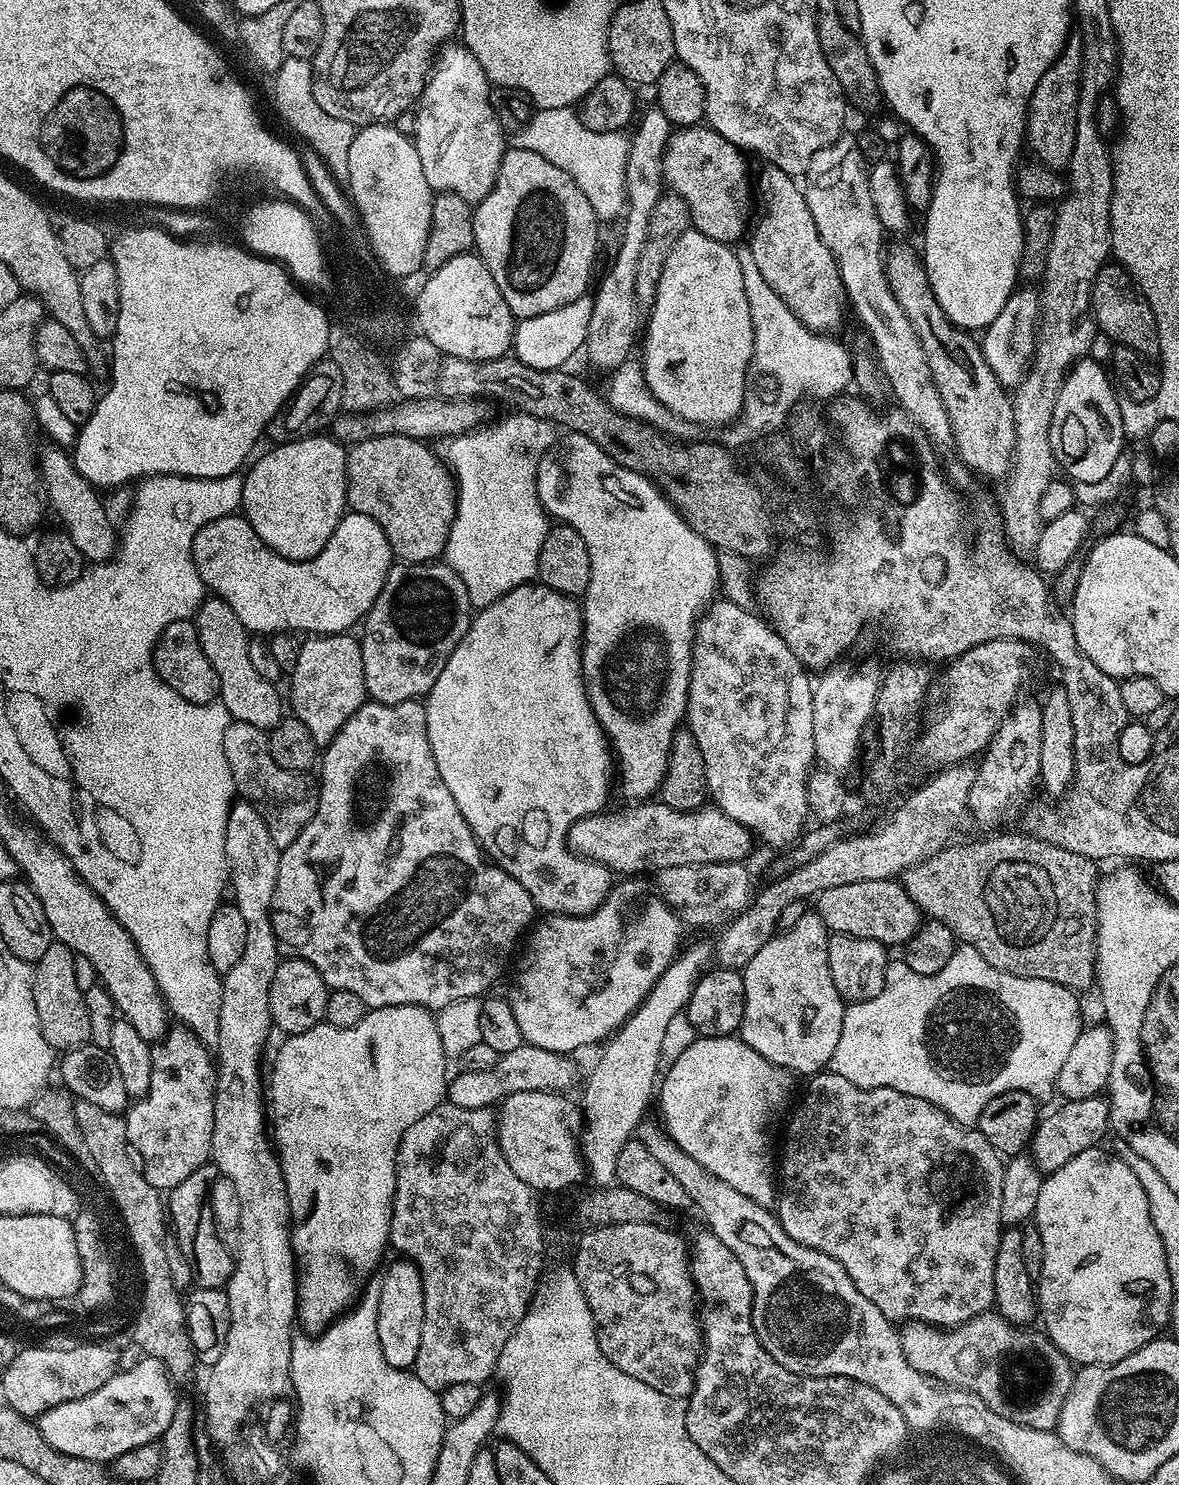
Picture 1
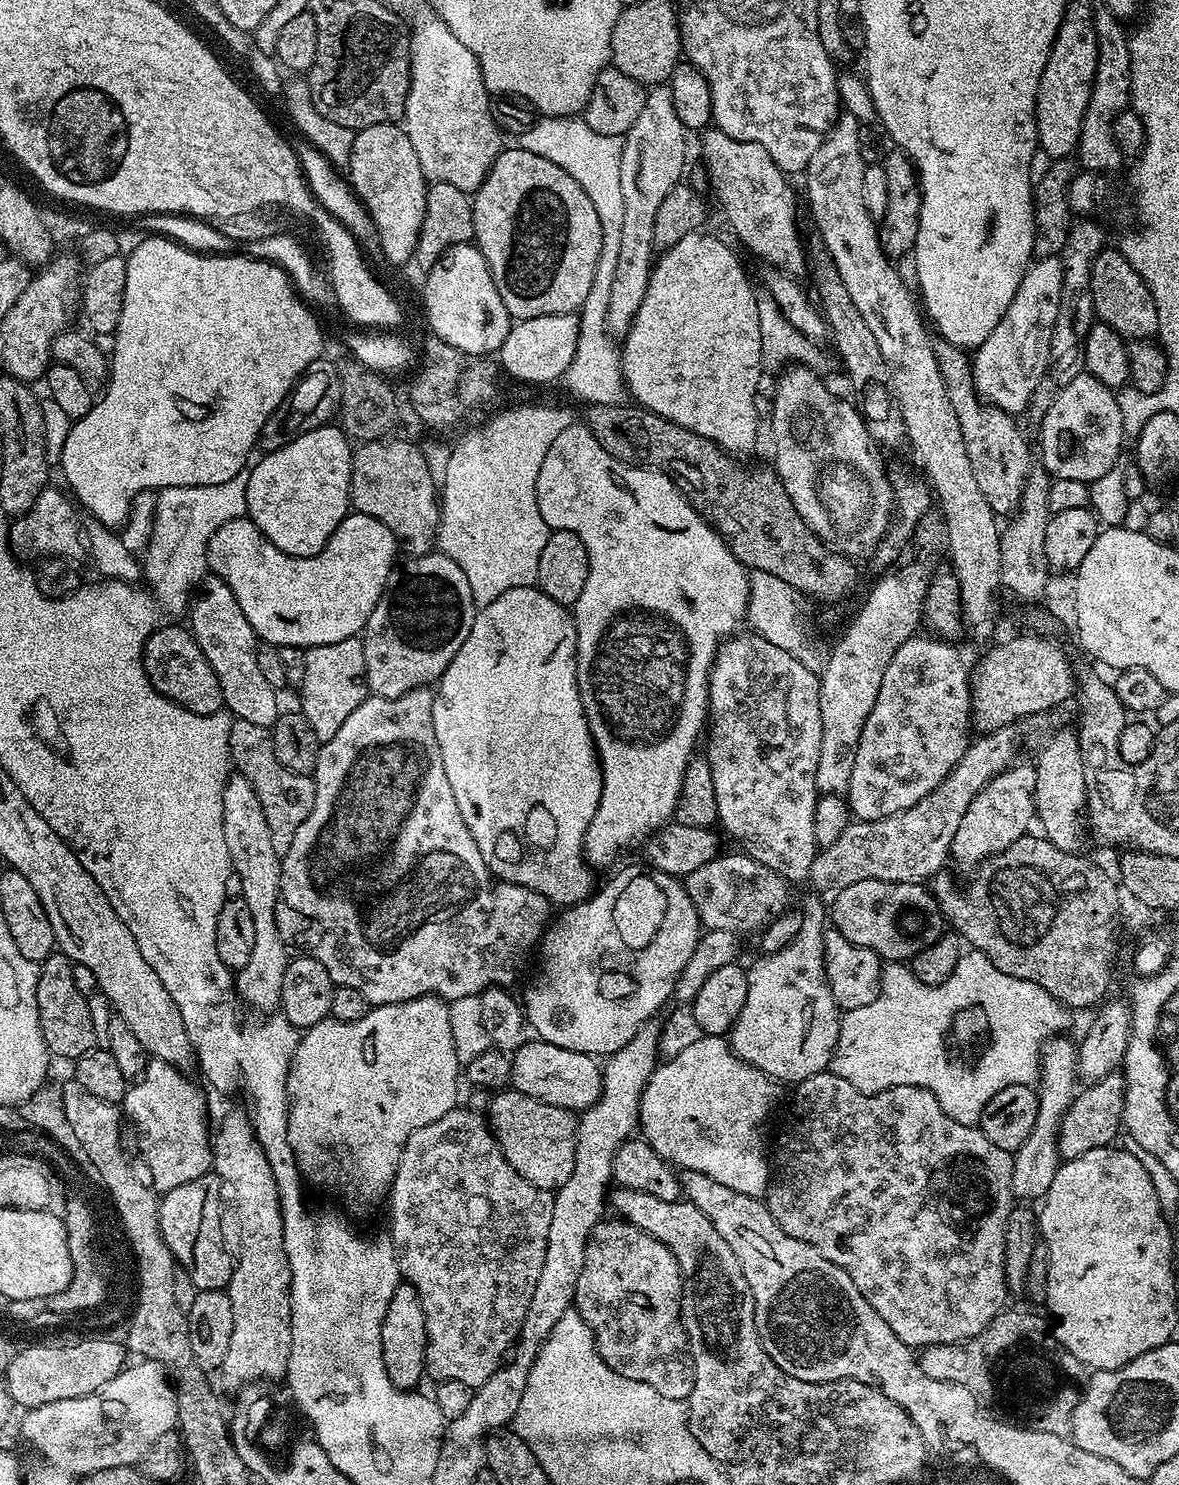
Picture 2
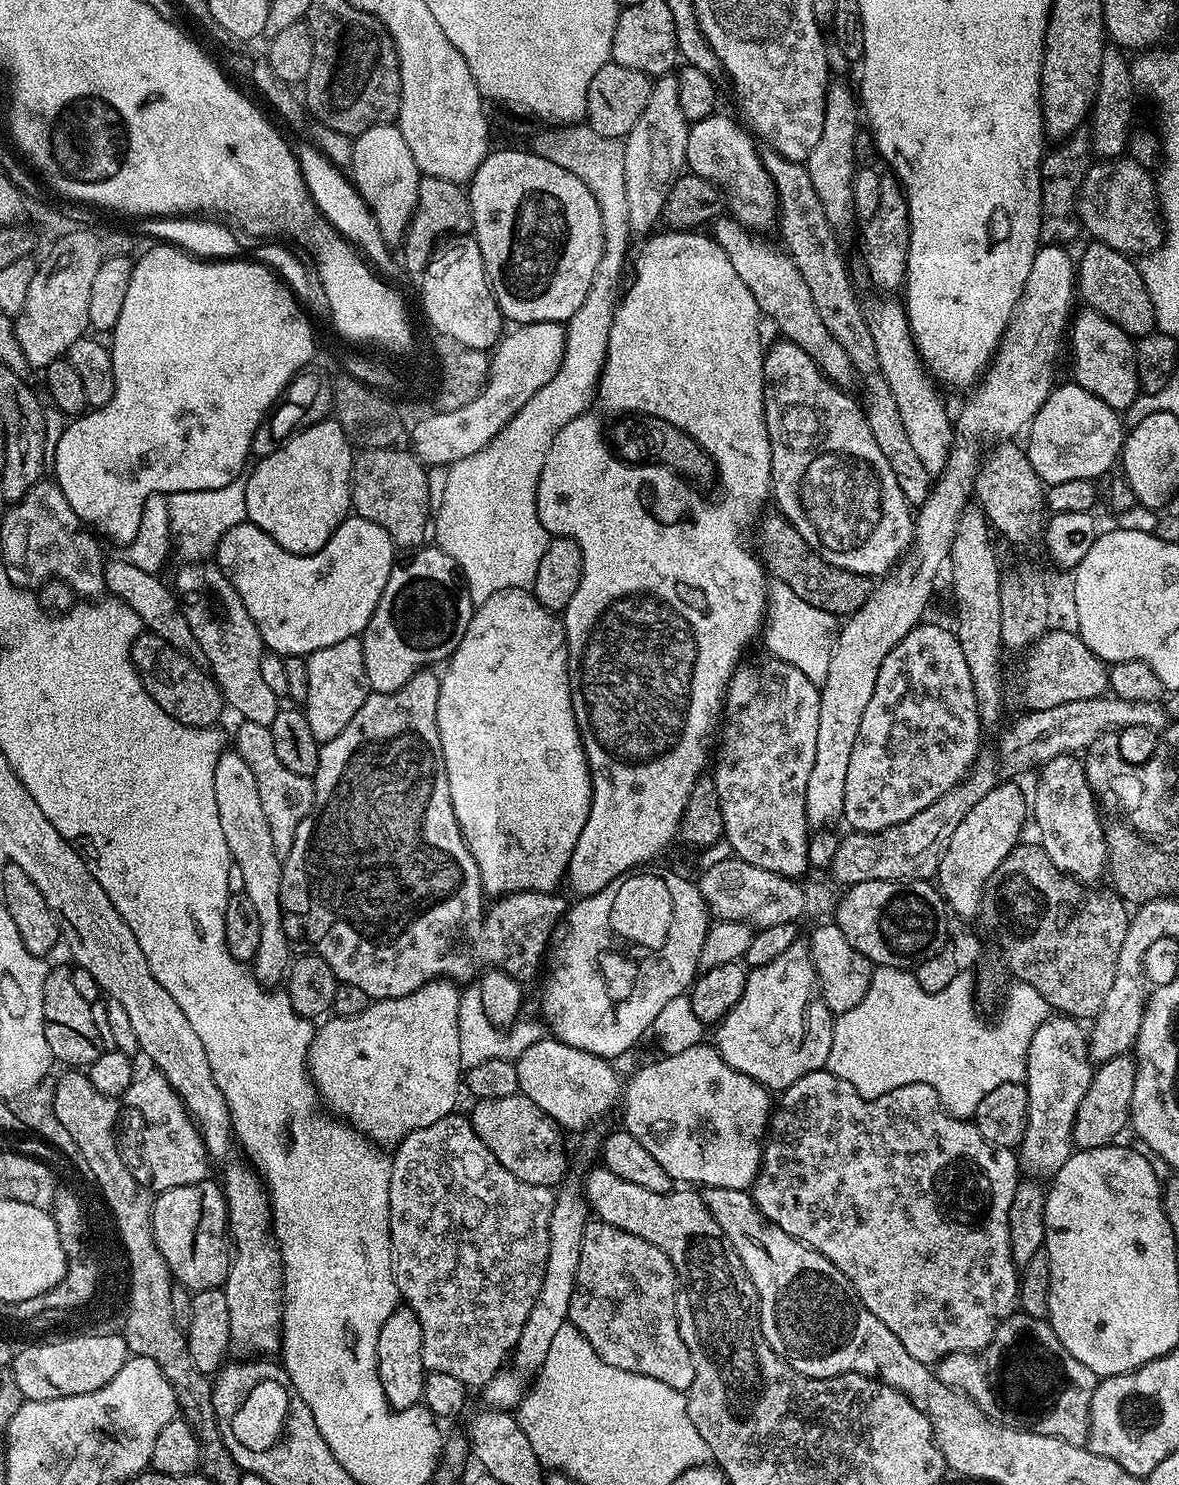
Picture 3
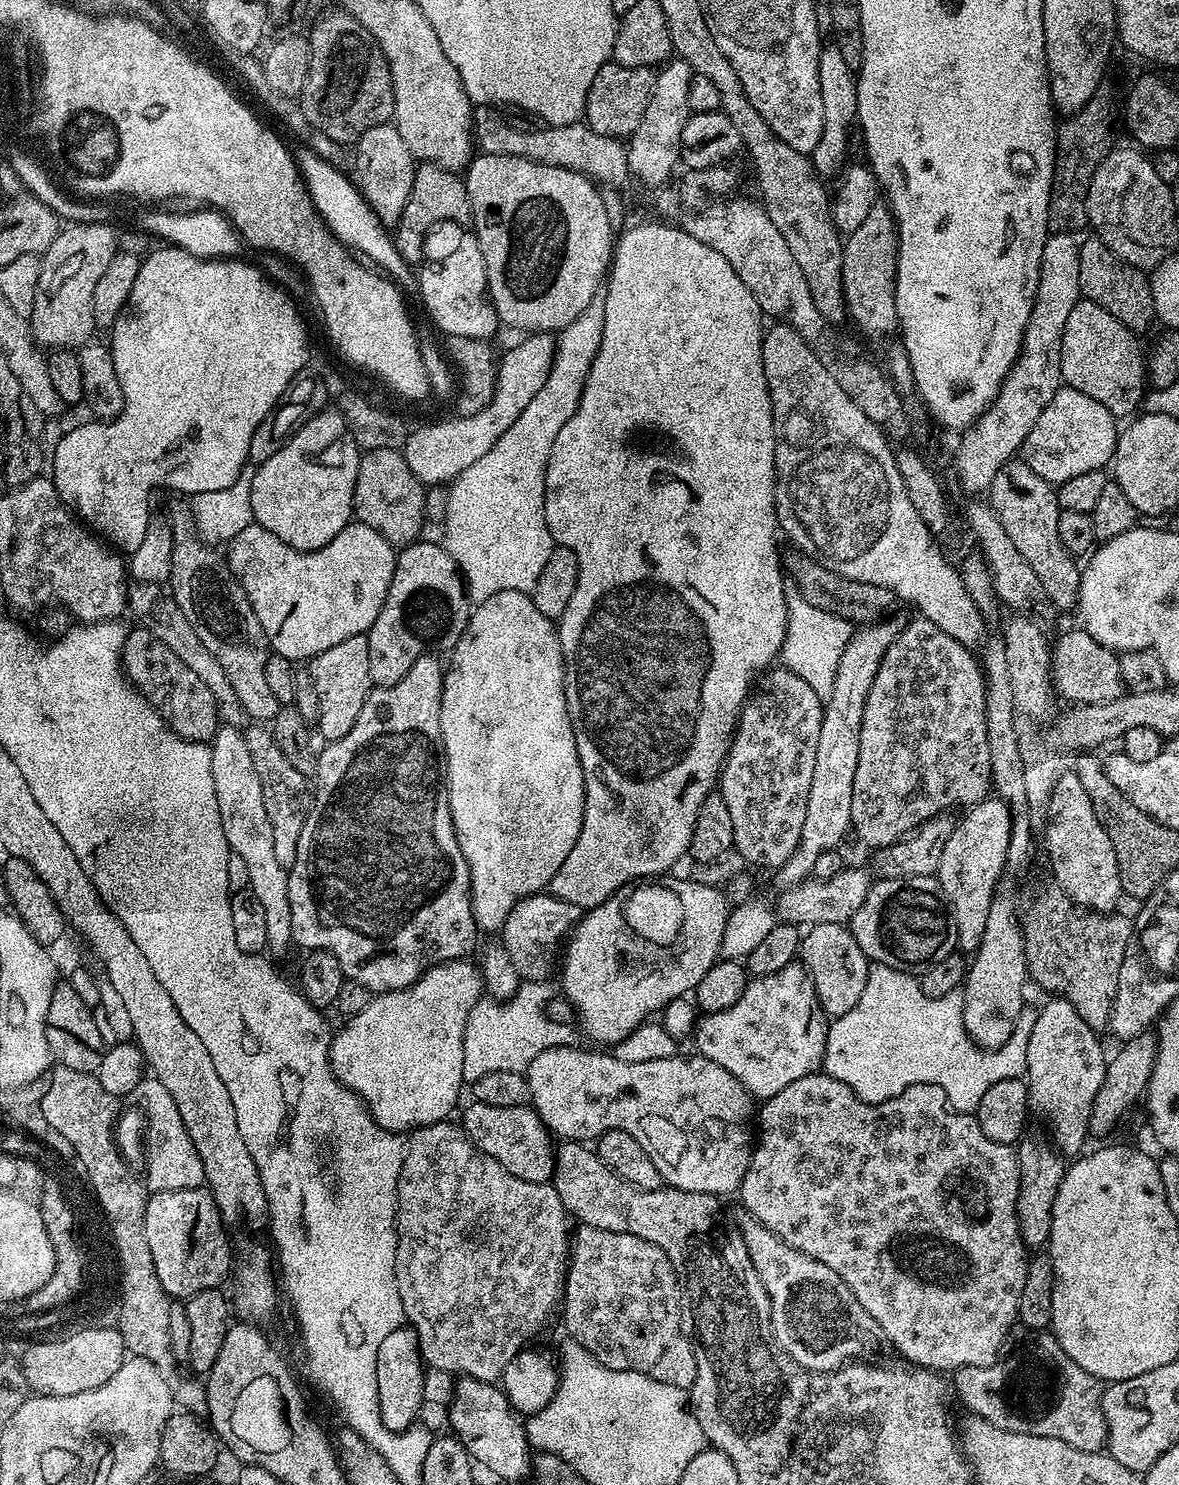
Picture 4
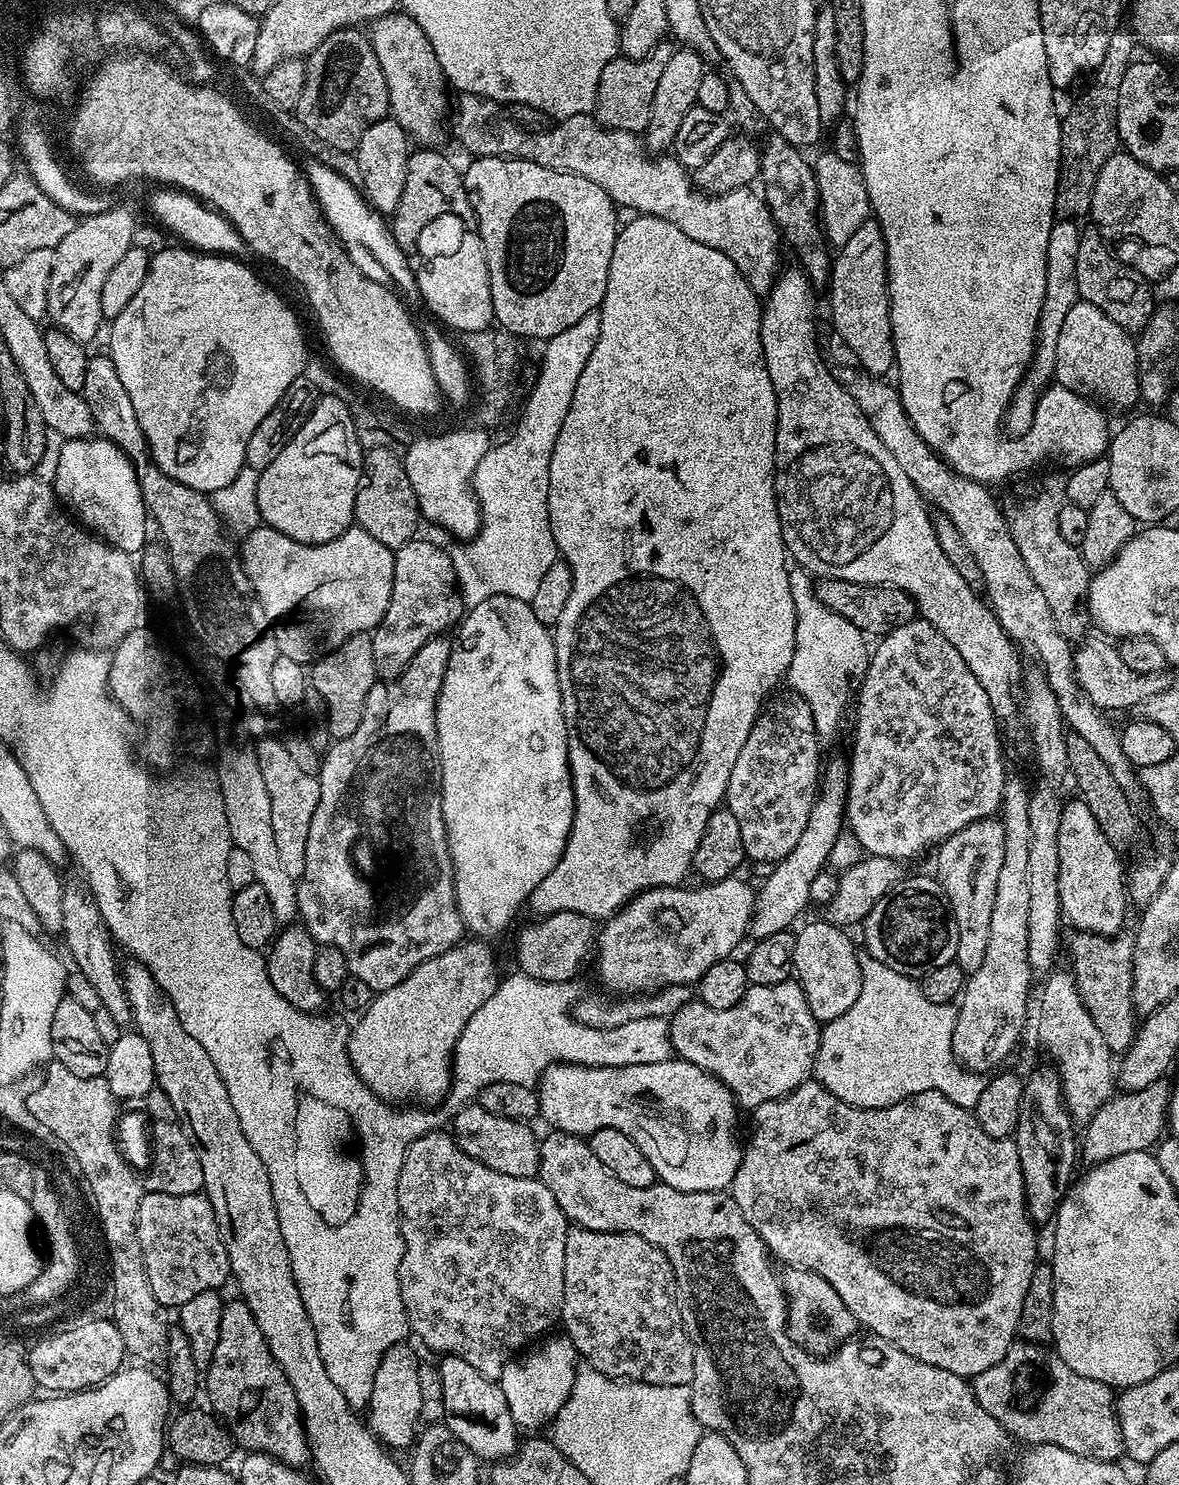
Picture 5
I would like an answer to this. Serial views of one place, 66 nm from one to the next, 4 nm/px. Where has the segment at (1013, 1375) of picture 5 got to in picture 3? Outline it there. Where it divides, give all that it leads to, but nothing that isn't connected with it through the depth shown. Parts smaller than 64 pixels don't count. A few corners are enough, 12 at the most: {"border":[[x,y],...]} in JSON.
{"border":[[1015,1311],[988,1360],[934,1374],[1023,1432],[1088,1443],[1098,1383],[1047,1319]]}

